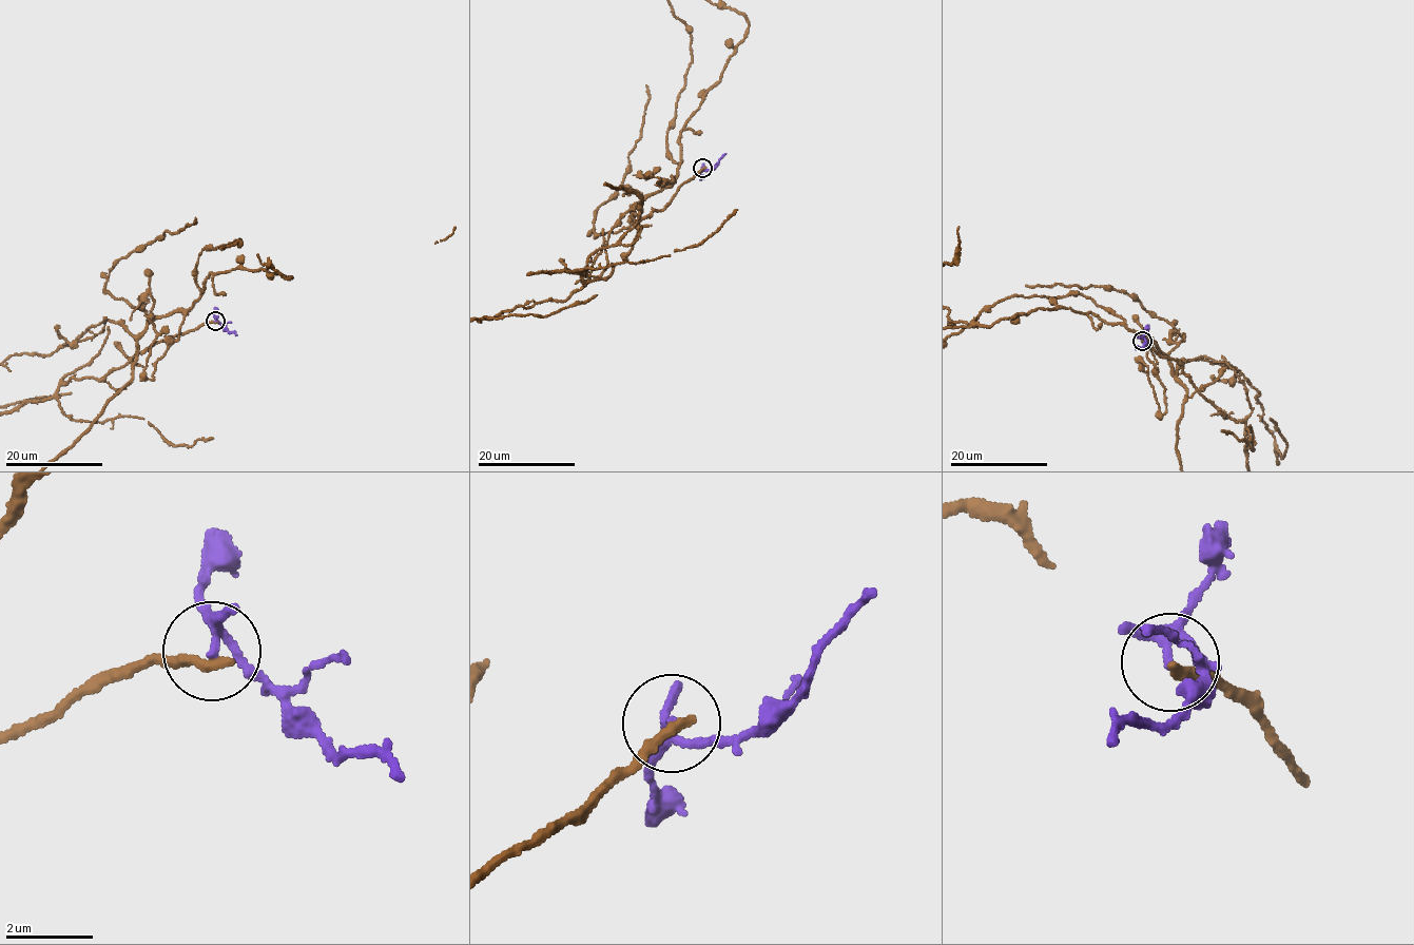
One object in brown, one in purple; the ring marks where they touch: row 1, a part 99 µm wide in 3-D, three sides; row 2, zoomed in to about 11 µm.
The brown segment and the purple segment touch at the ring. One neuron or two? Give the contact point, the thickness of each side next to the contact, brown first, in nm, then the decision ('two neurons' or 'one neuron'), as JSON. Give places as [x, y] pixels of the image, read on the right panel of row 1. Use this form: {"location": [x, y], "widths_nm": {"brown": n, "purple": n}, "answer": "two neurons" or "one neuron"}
{"location": [1142, 341], "widths_nm": {"brown": 280, "purple": 170}, "answer": "two neurons"}

